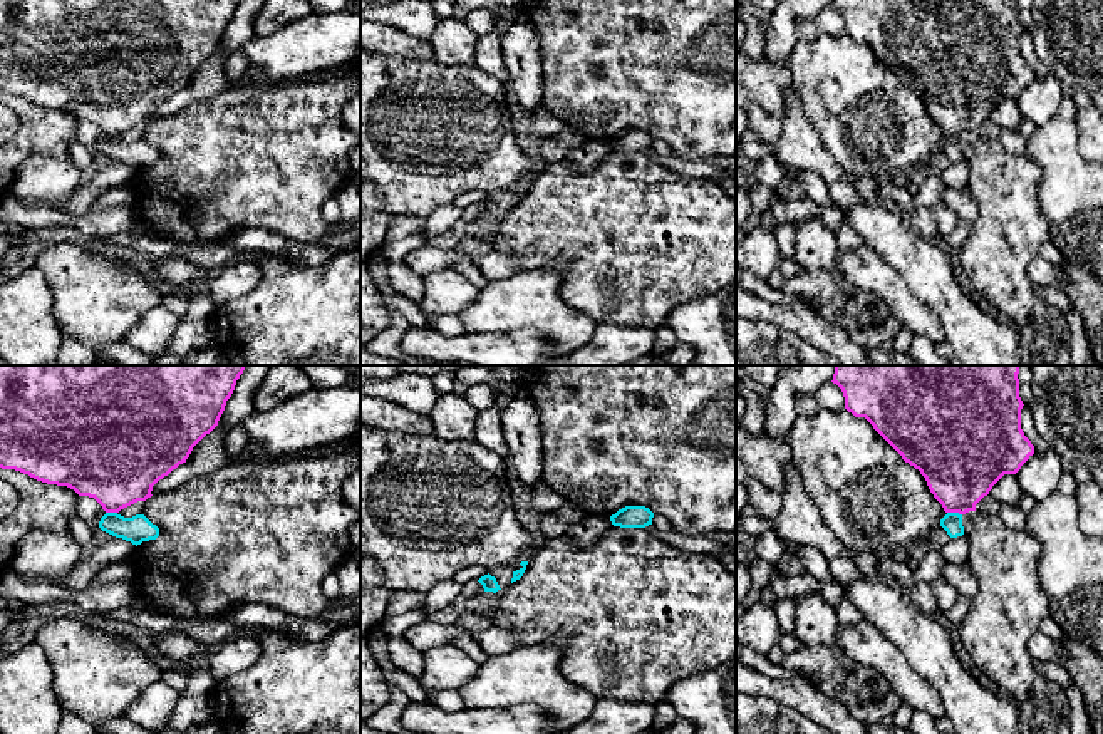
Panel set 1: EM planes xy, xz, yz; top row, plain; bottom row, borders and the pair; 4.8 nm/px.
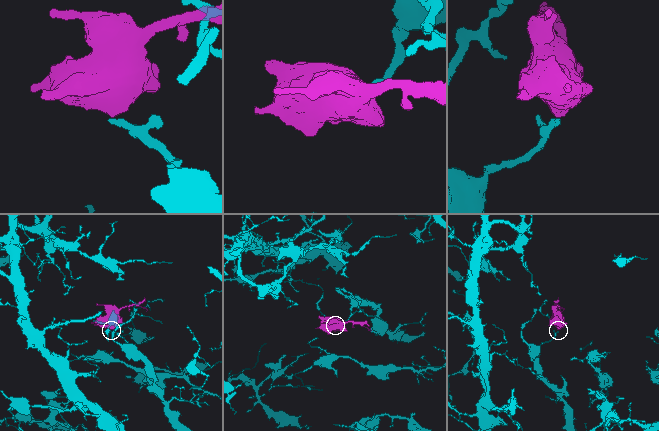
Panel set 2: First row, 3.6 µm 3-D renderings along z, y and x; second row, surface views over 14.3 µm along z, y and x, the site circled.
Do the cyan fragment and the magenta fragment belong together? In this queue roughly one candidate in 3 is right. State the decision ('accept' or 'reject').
reject

